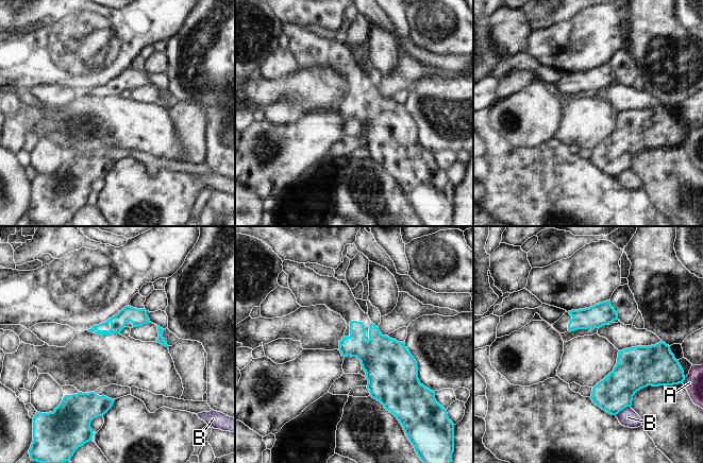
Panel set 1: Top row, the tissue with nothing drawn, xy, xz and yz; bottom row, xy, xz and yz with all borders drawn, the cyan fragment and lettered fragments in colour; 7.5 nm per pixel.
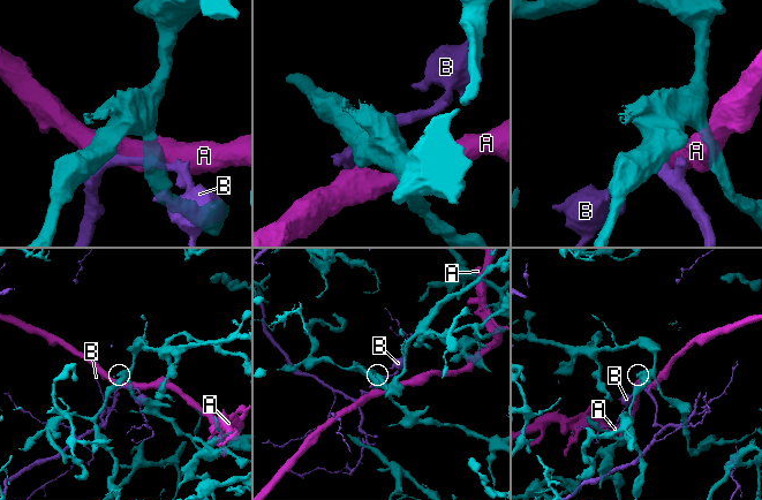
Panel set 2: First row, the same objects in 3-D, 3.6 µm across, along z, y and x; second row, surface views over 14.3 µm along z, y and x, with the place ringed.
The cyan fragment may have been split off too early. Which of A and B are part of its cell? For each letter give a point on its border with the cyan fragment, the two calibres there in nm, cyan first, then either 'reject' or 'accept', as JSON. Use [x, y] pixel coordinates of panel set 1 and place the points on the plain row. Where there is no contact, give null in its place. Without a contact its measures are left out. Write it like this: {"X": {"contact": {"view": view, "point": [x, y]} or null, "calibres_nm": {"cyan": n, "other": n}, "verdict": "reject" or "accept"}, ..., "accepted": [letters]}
{"A": {"contact": {"view": "yz", "point": [684, 141]}, "calibres_nm": {"cyan": 320, "other": 140}, "verdict": "reject"}, "B": {"contact": {"view": "yz", "point": [622, 171]}, "calibres_nm": {"cyan": 280, "other": 140}, "verdict": "reject"}, "accepted": []}

